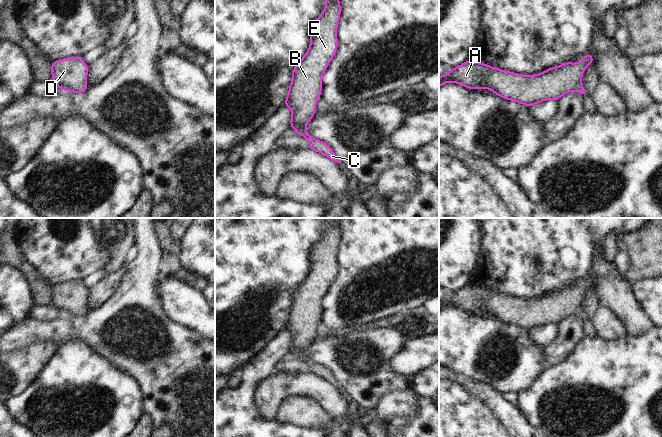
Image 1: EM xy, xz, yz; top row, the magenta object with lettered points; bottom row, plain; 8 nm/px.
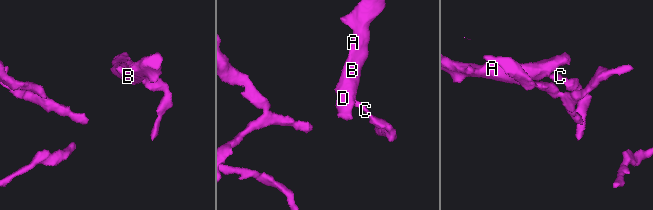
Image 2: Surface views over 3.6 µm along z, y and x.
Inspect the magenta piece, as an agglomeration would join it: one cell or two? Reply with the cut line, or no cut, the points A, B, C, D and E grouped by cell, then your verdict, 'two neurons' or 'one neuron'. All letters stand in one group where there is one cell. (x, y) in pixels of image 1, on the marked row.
no cut | A B C D E | one neuron

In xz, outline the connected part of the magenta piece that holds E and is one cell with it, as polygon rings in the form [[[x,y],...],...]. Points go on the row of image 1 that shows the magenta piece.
[[[326,0],[326,6],[322,14],[311,24],[310,46],[303,58],[292,69],[292,79],[288,90],[287,98],[283,106],[292,110],[290,128],[296,130],[296,135],[303,136],[309,142],[309,149],[317,151],[328,159],[339,163],[333,150],[324,142],[314,139],[307,133],[306,125],[315,115],[316,101],[321,98],[321,79],[329,63],[337,52],[337,25],[341,15],[341,5],[339,0]]]

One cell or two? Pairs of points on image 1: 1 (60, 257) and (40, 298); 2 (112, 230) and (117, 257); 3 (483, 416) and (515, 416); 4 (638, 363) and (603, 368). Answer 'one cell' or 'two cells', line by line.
1: two cells
2: one cell
3: two cells
4: one cell

